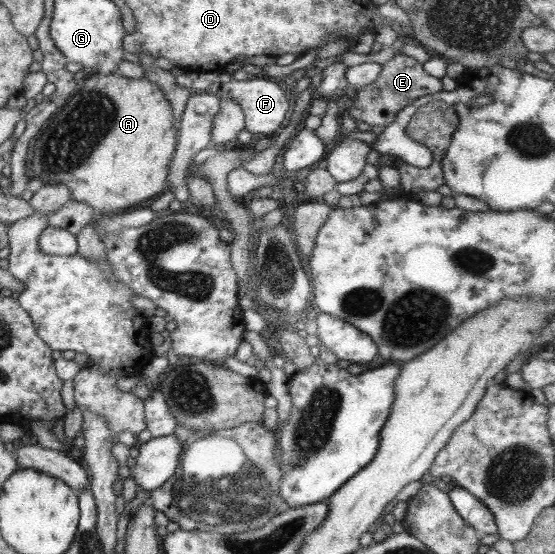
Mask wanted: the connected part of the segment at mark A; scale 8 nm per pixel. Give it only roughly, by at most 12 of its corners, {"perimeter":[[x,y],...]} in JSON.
{"perimeter":[[87,76],[30,180],[124,214],[168,188],[178,125],[145,77]]}

